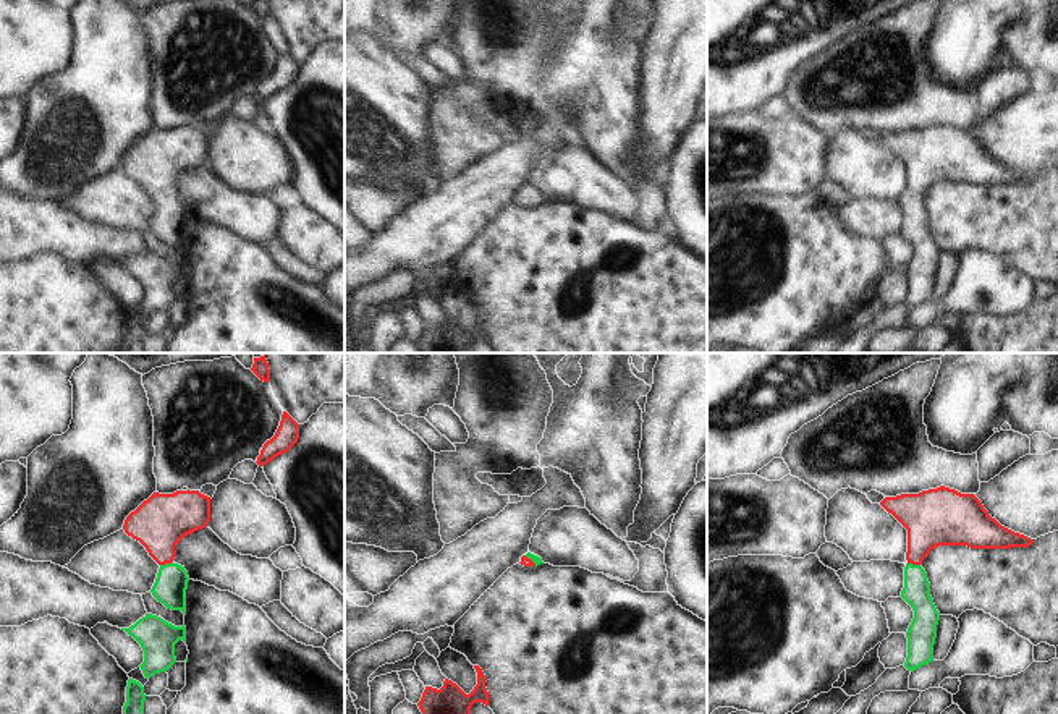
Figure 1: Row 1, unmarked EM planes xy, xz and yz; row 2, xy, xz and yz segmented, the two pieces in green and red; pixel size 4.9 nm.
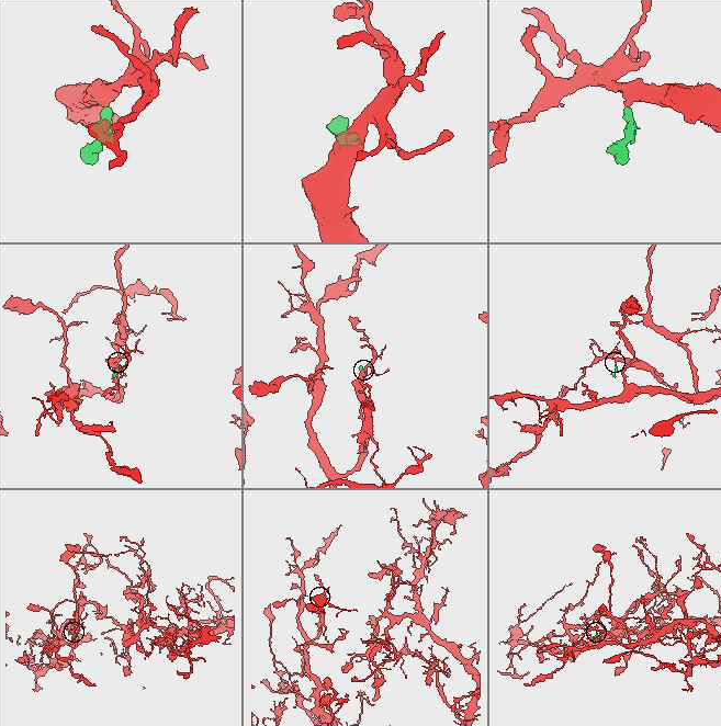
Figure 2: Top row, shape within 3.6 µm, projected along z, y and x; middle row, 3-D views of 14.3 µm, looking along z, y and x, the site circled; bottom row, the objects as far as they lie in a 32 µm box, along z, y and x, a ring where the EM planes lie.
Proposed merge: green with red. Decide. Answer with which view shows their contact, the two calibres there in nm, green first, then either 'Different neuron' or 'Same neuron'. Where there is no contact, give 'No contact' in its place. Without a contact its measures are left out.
Touches green in xy. Thickness 160 nm (green) against 280 nm. Same neuron.

